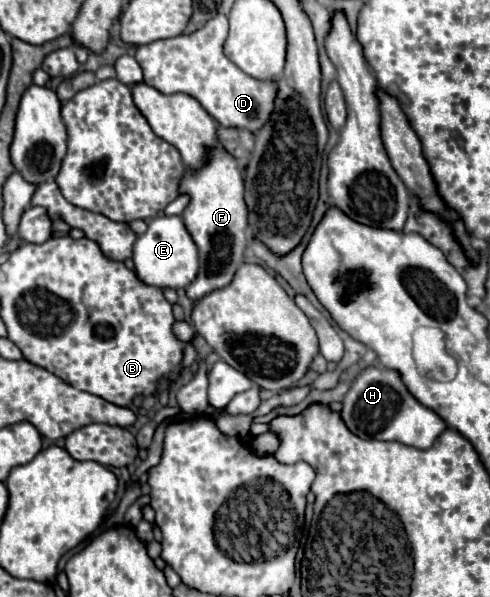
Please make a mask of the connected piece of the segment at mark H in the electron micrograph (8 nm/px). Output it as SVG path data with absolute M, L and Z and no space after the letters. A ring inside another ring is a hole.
M368 366L364 368L358 378L354 380L352 388L348 390L350 396L344 396L342 420L346 426L358 434L360 438L376 438L376 440L396 440L406 446L414 448L430 448L440 432L446 430L446 422L430 408L422 406L402 384L400 374L388 368ZM388 410L394 410L392 418L388 420Z

